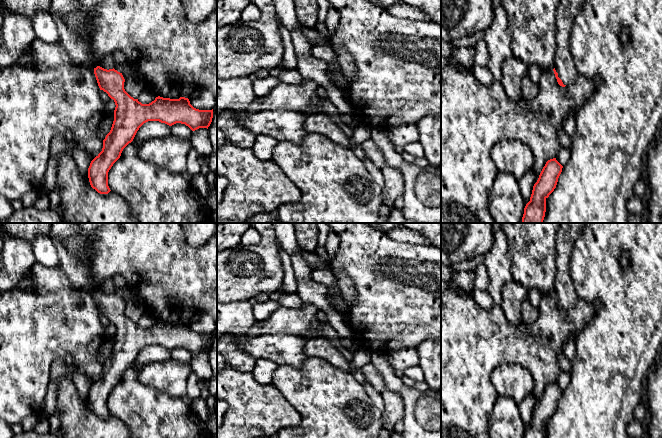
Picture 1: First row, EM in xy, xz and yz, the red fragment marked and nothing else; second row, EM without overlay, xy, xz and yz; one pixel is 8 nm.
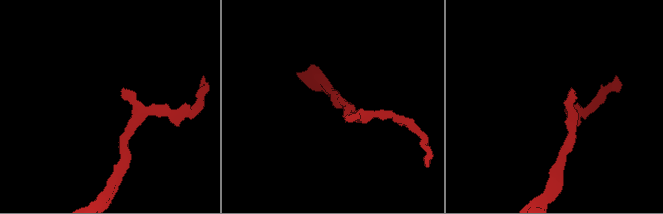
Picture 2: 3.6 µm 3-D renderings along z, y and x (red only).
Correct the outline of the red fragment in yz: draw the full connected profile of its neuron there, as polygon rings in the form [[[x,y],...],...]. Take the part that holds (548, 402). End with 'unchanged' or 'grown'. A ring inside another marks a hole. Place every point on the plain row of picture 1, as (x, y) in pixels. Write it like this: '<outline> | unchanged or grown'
[[[556,382],[546,386],[537,406],[533,410],[530,425],[524,432],[524,438],[545,438],[546,423],[556,412],[562,392],[563,390]]] | unchanged

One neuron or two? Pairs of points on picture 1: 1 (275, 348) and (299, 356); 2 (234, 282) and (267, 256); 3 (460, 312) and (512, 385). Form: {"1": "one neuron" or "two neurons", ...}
{"1": "one neuron", "2": "one neuron", "3": "two neurons"}

